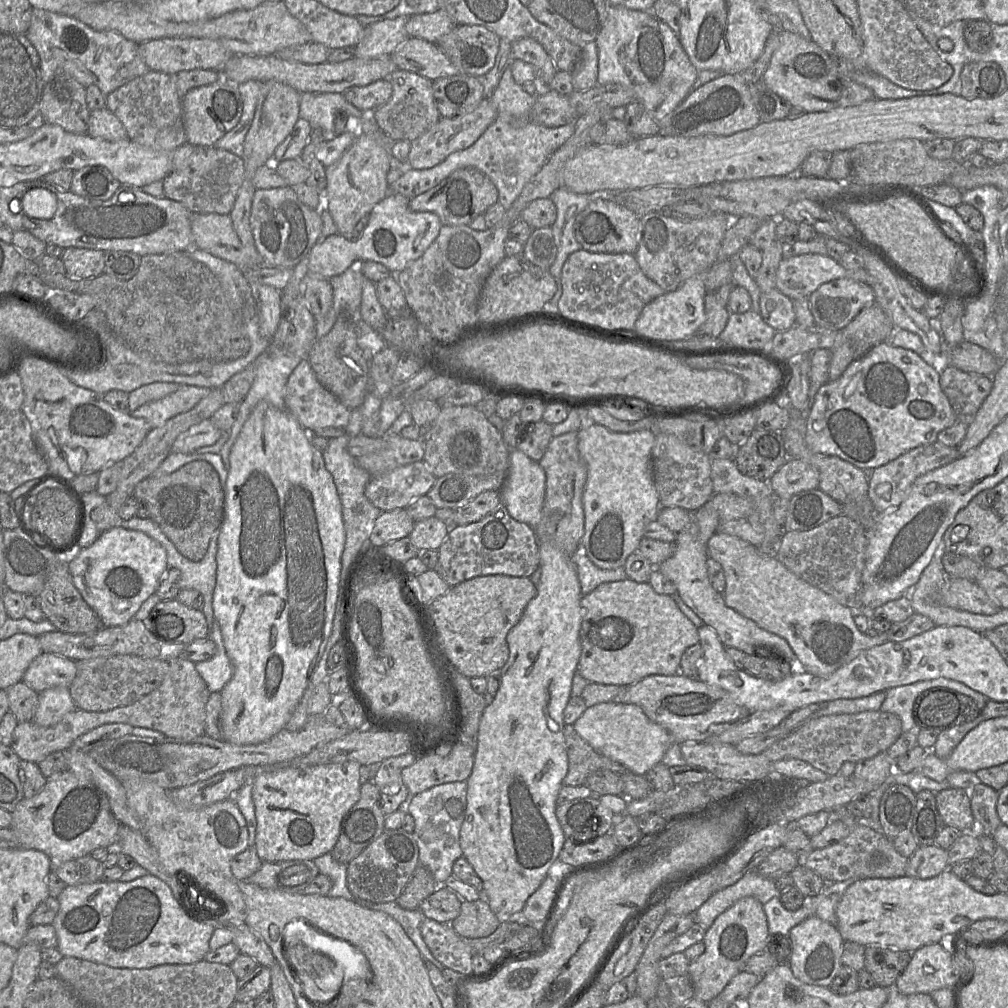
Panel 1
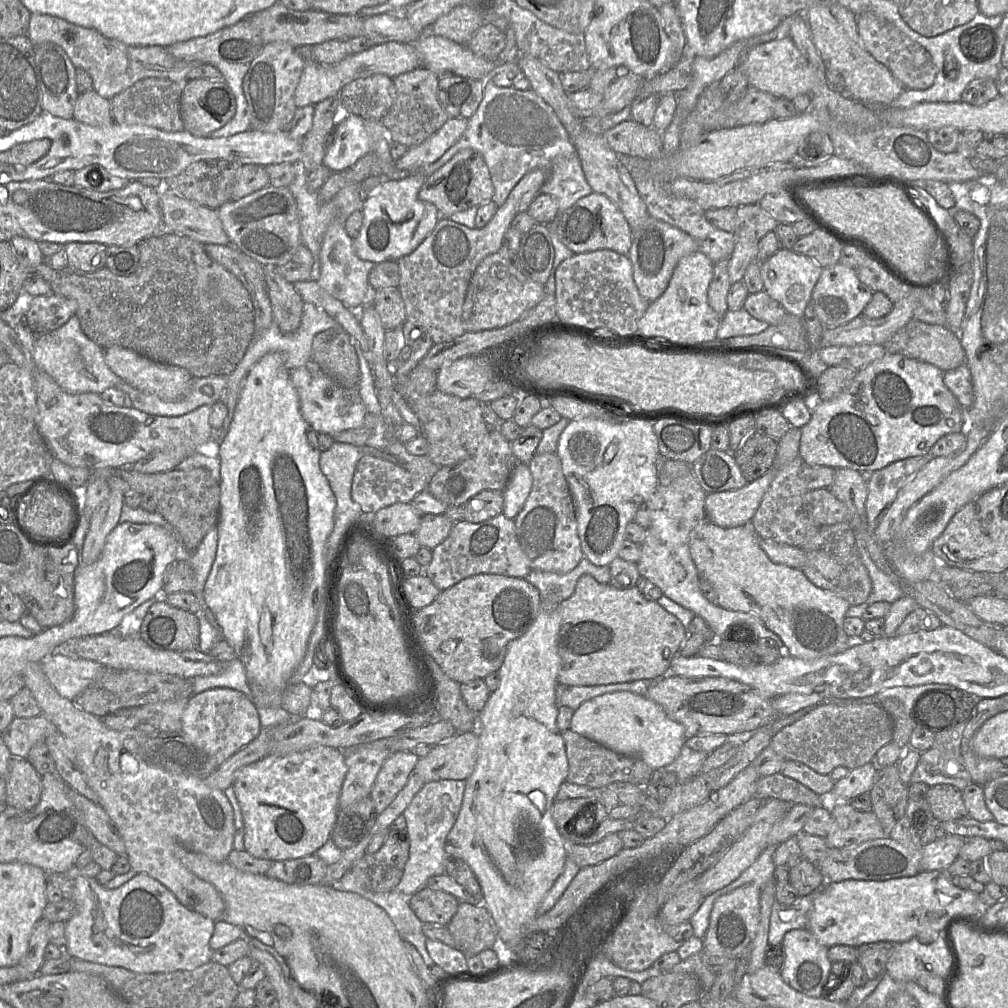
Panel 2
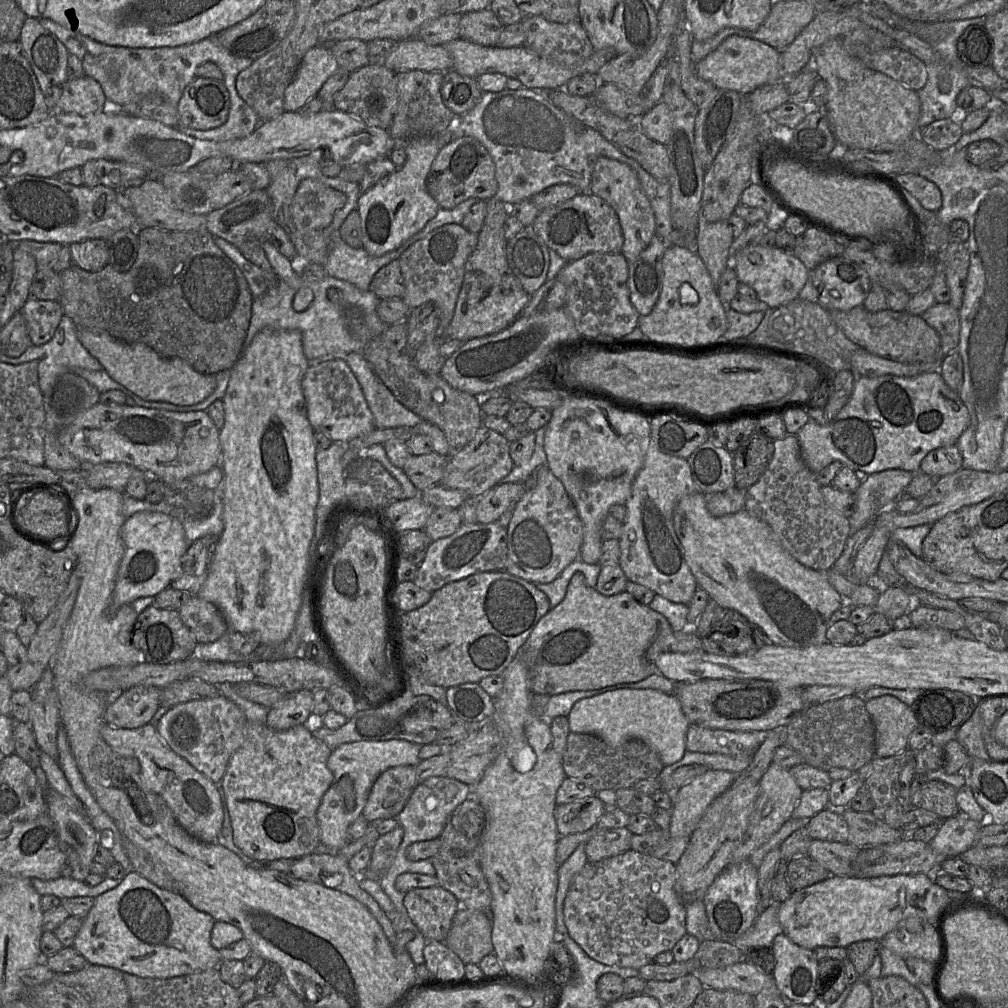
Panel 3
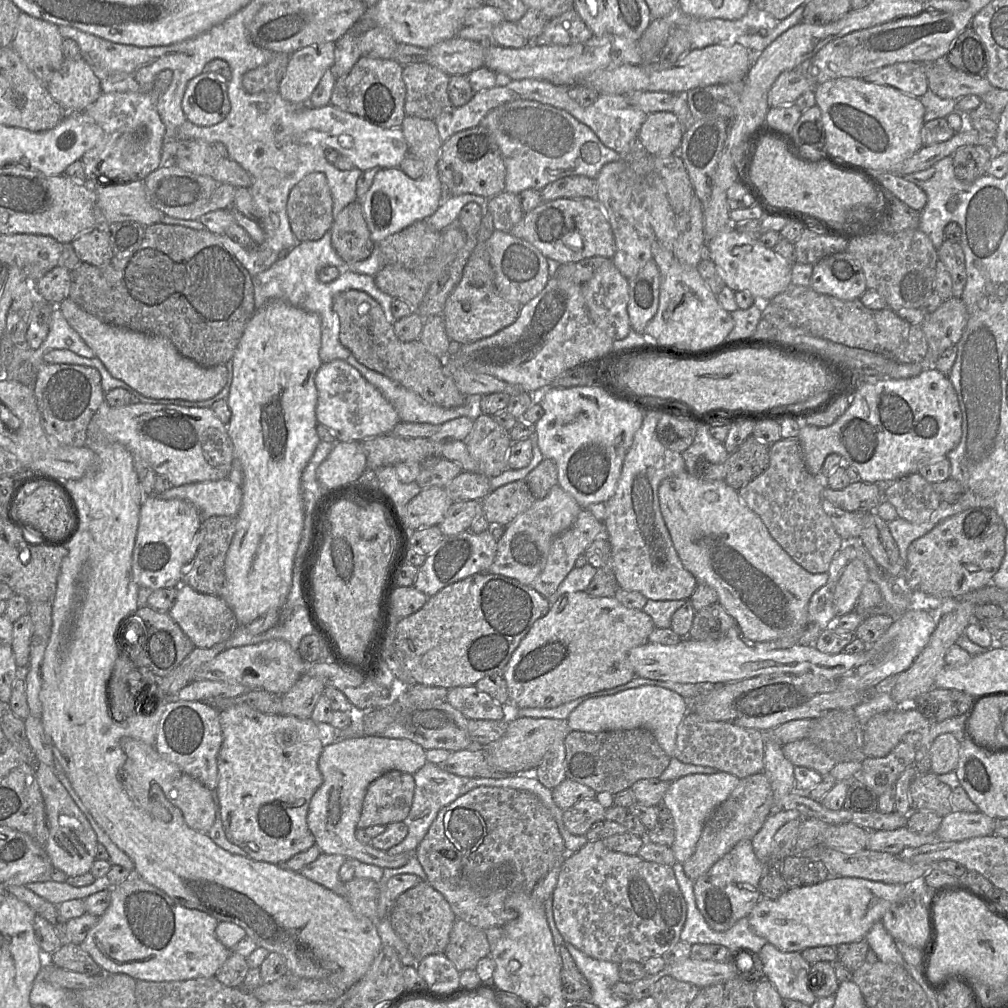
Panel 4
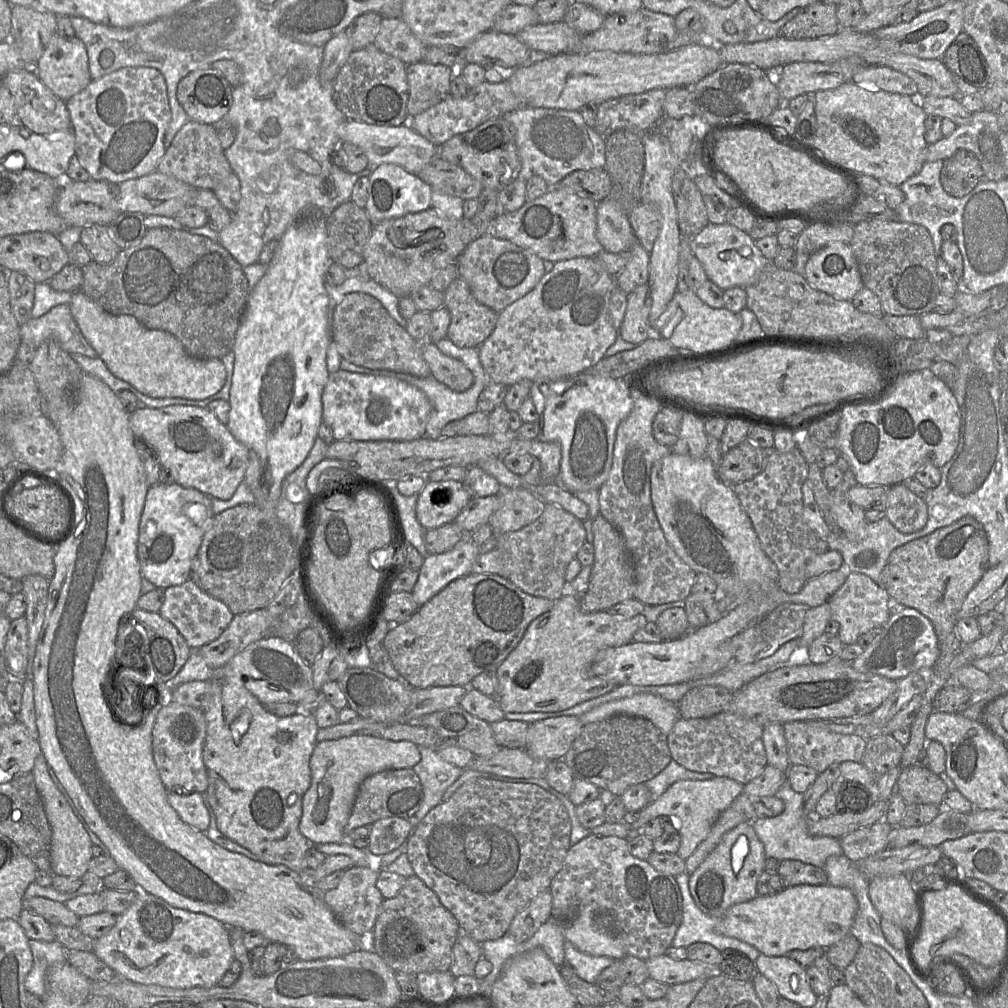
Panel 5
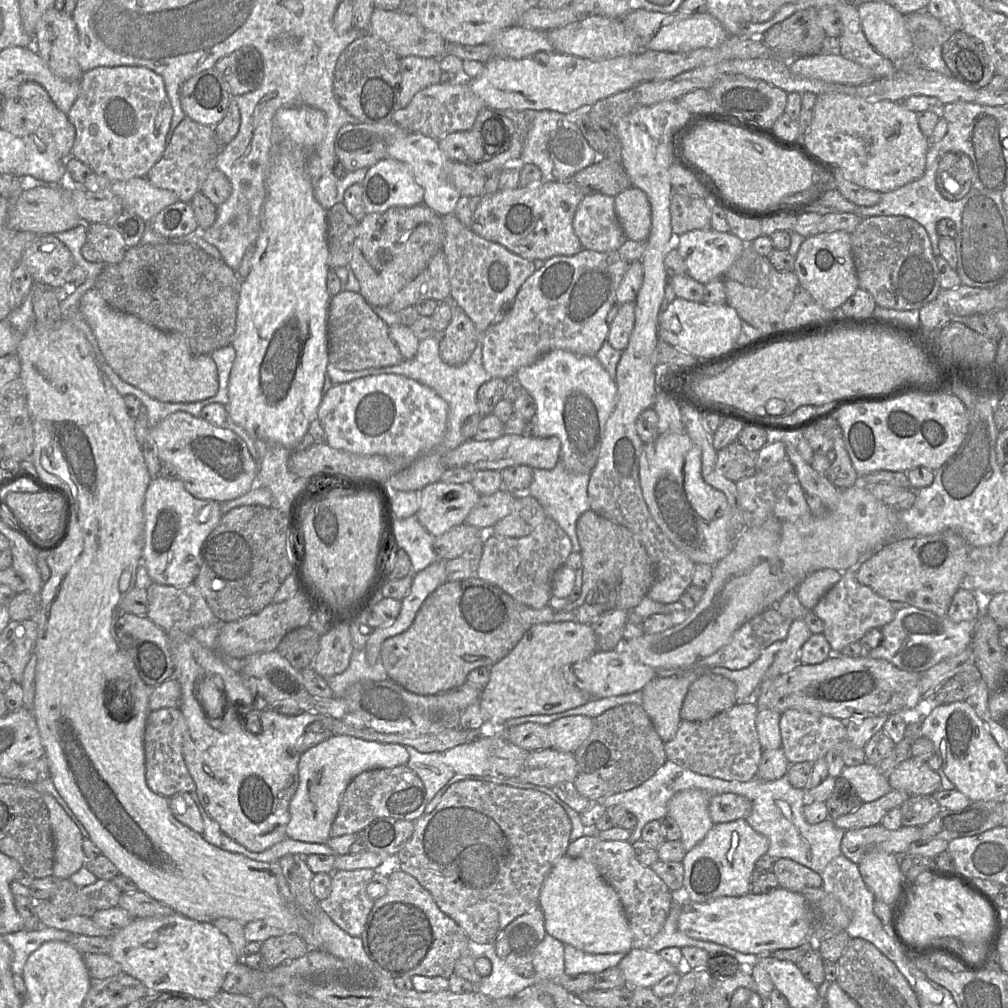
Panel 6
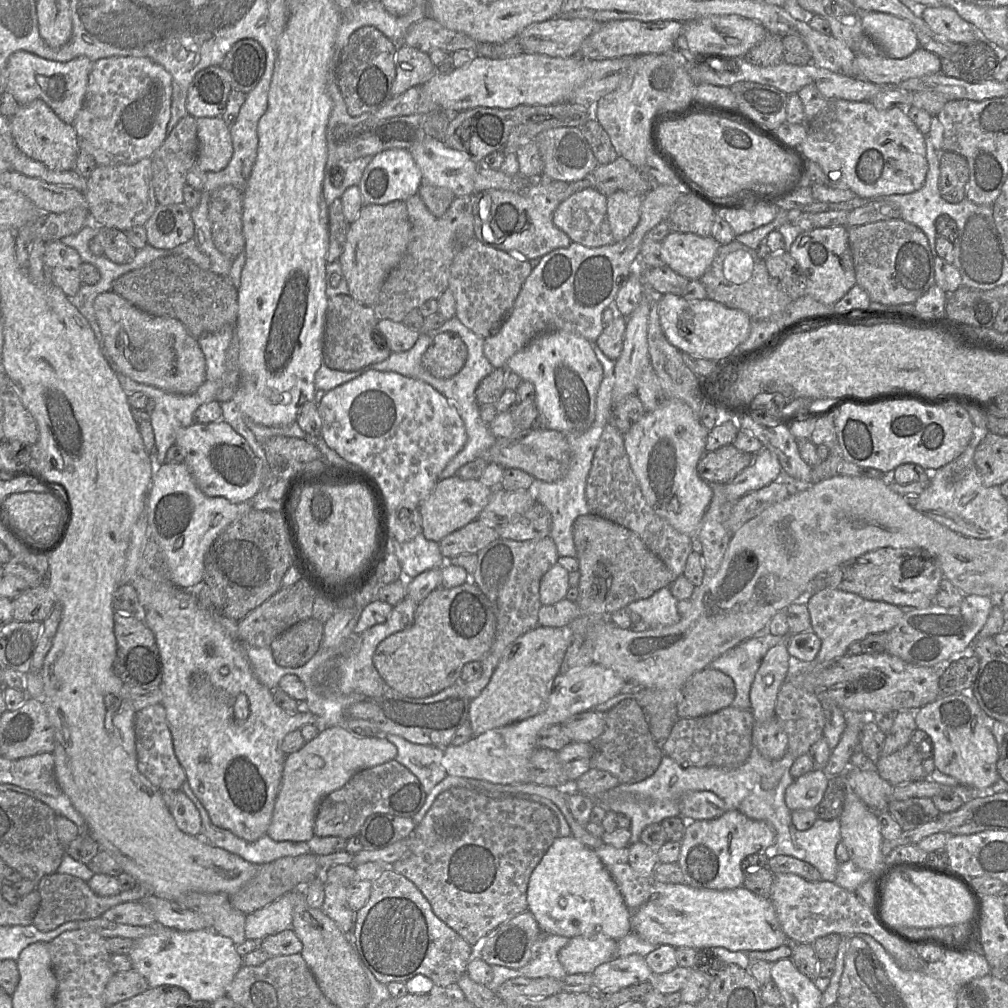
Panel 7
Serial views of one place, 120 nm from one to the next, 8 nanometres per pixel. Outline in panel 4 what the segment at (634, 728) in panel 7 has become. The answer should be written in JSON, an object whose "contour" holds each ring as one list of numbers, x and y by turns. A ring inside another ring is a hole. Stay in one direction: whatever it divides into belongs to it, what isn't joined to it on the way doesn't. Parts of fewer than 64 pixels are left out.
{"contour":[[643,728,605,732,570,731,564,744,566,777,592,788,596,793,609,792,613,796,630,788,639,780,658,779,668,767,671,759,660,747,655,736]]}

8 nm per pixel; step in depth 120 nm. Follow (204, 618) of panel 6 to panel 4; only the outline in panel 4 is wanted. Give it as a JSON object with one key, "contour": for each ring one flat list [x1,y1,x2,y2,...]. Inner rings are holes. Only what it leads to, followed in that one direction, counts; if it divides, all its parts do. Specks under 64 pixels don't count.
{"contour":[[180,584,177,590,175,603,168,613,195,647,210,648,232,635,238,623,234,612,221,596,200,593,185,584]]}

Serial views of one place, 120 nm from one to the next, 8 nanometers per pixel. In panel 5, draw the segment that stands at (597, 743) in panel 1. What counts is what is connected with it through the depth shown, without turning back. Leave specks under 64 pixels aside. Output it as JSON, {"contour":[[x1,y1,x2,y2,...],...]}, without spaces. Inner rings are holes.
{"contour":[[637,693,631,697,610,701,579,716,584,725,615,715,637,716,649,720,665,736,679,718,678,704,651,693]]}

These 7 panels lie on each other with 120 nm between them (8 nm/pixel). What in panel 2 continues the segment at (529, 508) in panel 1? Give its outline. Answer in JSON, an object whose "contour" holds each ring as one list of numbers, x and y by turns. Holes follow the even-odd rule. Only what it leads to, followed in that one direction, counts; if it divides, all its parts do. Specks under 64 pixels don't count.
{"contour":[[518,462,503,490,503,513,507,518,516,518,529,496,532,483,533,477,529,464]]}

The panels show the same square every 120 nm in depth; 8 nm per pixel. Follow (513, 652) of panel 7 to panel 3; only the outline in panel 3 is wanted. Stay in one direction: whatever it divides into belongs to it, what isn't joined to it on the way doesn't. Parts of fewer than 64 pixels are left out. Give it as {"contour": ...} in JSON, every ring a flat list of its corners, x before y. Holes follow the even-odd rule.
{"contour":[[582,573,571,578,563,601,551,608,536,624,520,650,523,661,532,671,533,694,553,696,569,691,601,689,621,683,635,683,658,673,655,659,664,652,663,640,674,631,669,621,649,606,639,603,630,593,604,596,589,587]]}

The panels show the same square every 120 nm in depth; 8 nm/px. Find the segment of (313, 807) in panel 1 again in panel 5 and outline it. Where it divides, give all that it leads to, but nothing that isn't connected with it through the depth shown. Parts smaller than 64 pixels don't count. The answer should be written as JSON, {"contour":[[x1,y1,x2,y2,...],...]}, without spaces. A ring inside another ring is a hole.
{"contour":[[227,680,211,681,211,699,203,710,206,737,203,762,208,786,205,799,212,809,218,830,228,839,256,855,268,865,283,865,296,873,306,867,305,855,314,844,299,831,302,797,311,783,309,760,317,743,319,730,311,711,298,710,288,717,278,717,265,710,241,684]]}

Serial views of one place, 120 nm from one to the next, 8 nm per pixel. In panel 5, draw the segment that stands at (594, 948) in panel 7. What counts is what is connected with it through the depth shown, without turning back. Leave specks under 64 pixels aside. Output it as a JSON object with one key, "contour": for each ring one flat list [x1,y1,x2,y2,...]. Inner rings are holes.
{"contour":[[564,942,565,960,573,967,576,974,586,982,595,983,600,973,610,967,615,959,606,956,592,956,579,951,571,942]]}

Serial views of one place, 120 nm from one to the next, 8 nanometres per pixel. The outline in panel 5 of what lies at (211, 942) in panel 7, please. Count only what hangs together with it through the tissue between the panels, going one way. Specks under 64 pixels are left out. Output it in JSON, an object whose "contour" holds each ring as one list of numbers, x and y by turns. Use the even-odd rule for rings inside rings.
{"contour":[[136,889,136,898,134,902,121,914,117,915,115,925,102,937,94,939,93,952,109,967,111,967,116,975,120,978,126,978,130,981,137,982,140,984,156,984,164,987,172,988,192,988,192,987,203,987,210,988,219,984,223,975,229,969,233,962,234,952,231,946,230,930,229,927,224,925,222,922,202,913,190,912,188,910,180,909,171,906,163,899,156,897,144,890]]}

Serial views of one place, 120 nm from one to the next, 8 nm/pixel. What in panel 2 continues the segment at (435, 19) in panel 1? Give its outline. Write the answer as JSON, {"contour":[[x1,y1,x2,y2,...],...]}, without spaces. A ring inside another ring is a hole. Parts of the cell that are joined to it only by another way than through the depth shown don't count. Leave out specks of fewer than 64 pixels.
{"contour":[[460,5,440,16,430,26,430,32,466,44,484,23,484,19,475,9]]}

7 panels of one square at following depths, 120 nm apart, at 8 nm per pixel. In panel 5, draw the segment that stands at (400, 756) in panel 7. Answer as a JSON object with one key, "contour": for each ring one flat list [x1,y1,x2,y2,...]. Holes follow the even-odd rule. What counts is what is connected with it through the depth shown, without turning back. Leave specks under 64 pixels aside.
{"contour":[[418,746,421,755,420,761,412,767,414,773,418,776,423,791,423,800,416,814,409,821,413,828,427,815,427,813,439,805,446,789,456,781,463,773,463,769,458,768,444,760,436,753,437,749]]}

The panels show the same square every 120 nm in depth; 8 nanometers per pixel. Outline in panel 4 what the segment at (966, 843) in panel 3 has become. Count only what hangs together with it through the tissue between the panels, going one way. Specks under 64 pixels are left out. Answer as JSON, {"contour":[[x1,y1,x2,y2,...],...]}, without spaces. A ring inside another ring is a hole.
{"contour":[[953,810,942,817,936,835,941,842,958,842,993,835,996,820,981,811,975,813]]}

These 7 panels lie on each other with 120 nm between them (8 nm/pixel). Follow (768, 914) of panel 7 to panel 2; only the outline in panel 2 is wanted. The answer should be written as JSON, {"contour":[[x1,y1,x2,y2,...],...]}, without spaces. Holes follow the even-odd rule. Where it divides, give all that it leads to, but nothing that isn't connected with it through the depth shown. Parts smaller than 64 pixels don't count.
{"contour":[[920,871,915,876,894,878,884,881,848,879,820,886,813,895,807,929,823,946,835,945,859,947,877,941,901,943,916,937,925,930,943,933,947,926,960,917,981,917,987,906,979,893,956,887,946,871]]}

